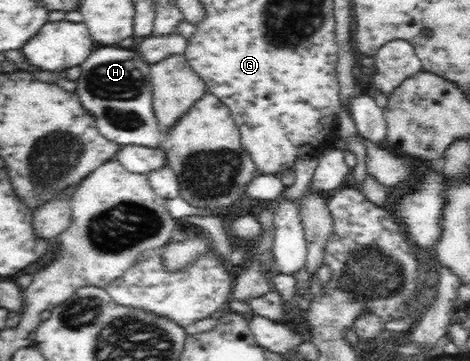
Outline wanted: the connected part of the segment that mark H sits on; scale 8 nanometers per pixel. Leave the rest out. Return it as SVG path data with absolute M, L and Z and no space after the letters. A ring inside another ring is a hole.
M102 46L93 51L84 63L80 65L82 75L78 79L76 93L84 105L84 109L94 115L98 131L108 139L120 146L142 145L143 147L160 148L163 135L157 123L153 109L153 96L151 85L151 64L140 57L138 51L128 50L116 46Z

